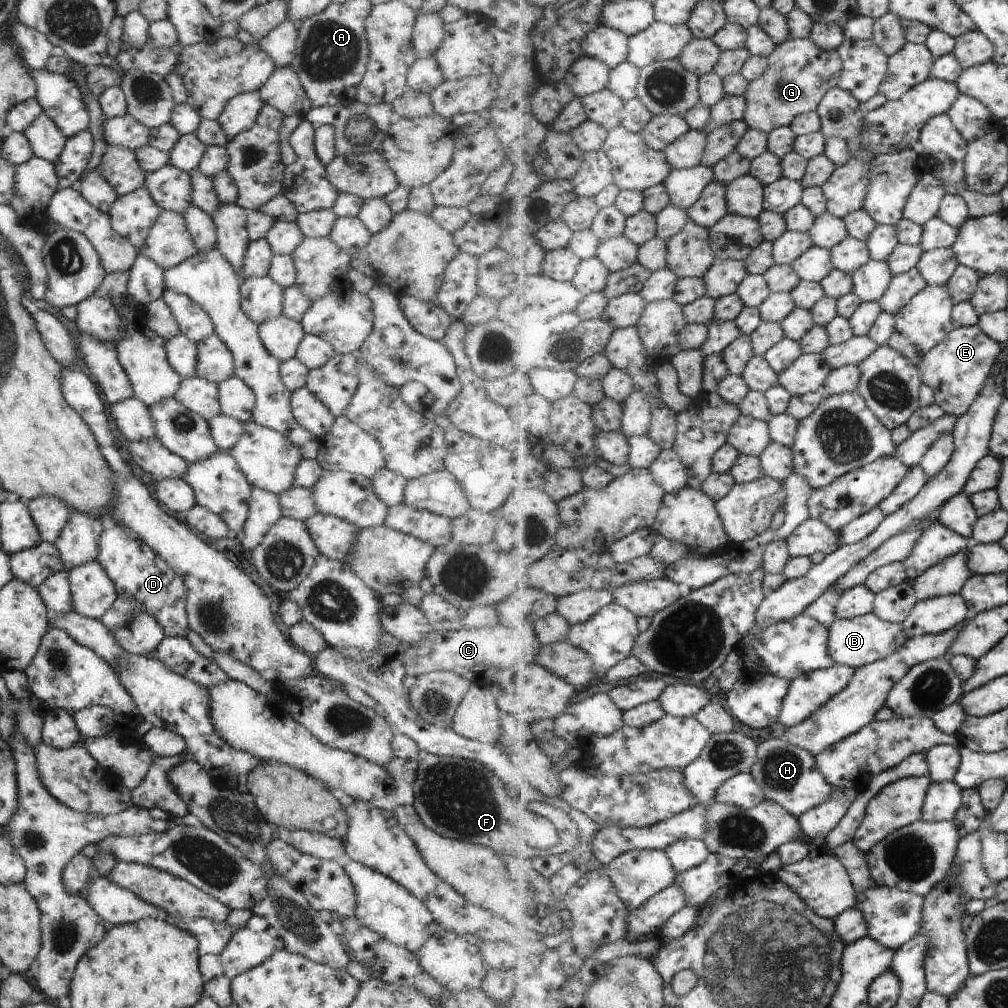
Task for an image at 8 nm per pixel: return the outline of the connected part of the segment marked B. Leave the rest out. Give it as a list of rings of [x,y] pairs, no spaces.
[[[876,613],[849,619],[838,617],[829,631],[829,649],[835,662],[857,669],[888,658],[911,639],[910,635],[907,636],[907,630],[903,624],[884,620]]]

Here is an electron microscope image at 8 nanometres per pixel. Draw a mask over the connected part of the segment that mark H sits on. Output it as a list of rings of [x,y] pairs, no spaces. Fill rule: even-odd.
[[[784,737],[770,738],[759,745],[758,756],[751,773],[765,790],[768,799],[779,802],[798,818],[810,809],[829,801],[836,790],[826,775],[818,770],[814,754],[792,744]]]

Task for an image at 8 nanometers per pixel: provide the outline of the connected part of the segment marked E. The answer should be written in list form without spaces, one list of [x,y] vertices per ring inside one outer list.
[[[980,324],[956,328],[950,338],[933,348],[919,364],[923,381],[935,390],[937,404],[948,415],[964,417],[981,397],[1004,348],[1005,345],[990,338]]]

